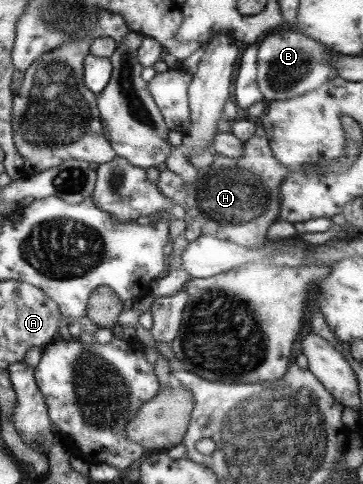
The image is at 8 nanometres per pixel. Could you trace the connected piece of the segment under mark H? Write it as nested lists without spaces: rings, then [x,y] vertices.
[[[254,121],[254,134],[242,144],[242,154],[236,158],[227,158],[220,154],[213,155],[213,162],[205,168],[197,170],[196,180],[192,185],[185,185],[185,182],[180,176],[171,173],[168,168],[159,173],[155,185],[162,193],[163,197],[171,202],[171,206],[178,205],[184,210],[184,233],[172,240],[172,252],[166,257],[167,275],[164,278],[156,278],[151,281],[149,285],[149,299],[158,297],[168,297],[174,295],[178,291],[183,290],[183,285],[189,280],[186,276],[186,271],[182,268],[182,261],[180,255],[182,251],[199,236],[210,235],[214,238],[234,243],[238,246],[245,246],[246,248],[260,247],[266,242],[266,229],[270,227],[272,222],[278,220],[279,215],[279,188],[281,182],[287,179],[289,175],[288,168],[280,165],[274,156],[271,154],[270,147],[268,147],[268,140],[262,124]]]

